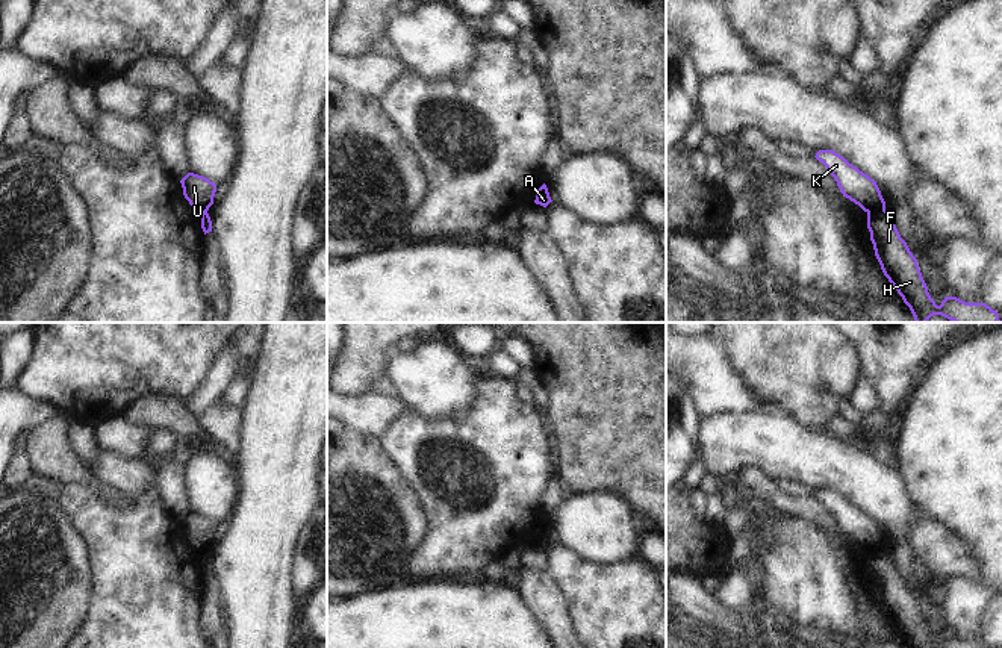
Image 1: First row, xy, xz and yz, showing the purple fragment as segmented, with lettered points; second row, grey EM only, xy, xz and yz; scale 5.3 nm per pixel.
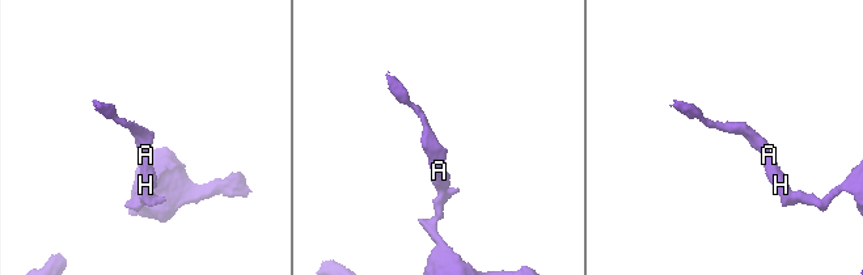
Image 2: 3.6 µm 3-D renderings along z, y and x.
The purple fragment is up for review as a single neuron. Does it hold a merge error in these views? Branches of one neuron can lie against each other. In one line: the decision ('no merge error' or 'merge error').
merge error

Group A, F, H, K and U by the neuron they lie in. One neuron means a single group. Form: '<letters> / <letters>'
A F H / K U

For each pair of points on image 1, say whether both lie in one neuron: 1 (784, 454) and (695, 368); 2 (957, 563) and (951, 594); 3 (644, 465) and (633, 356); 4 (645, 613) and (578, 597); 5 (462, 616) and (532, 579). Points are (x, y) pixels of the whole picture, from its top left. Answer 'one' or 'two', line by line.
1: two
2: two
3: one
4: one
5: two

